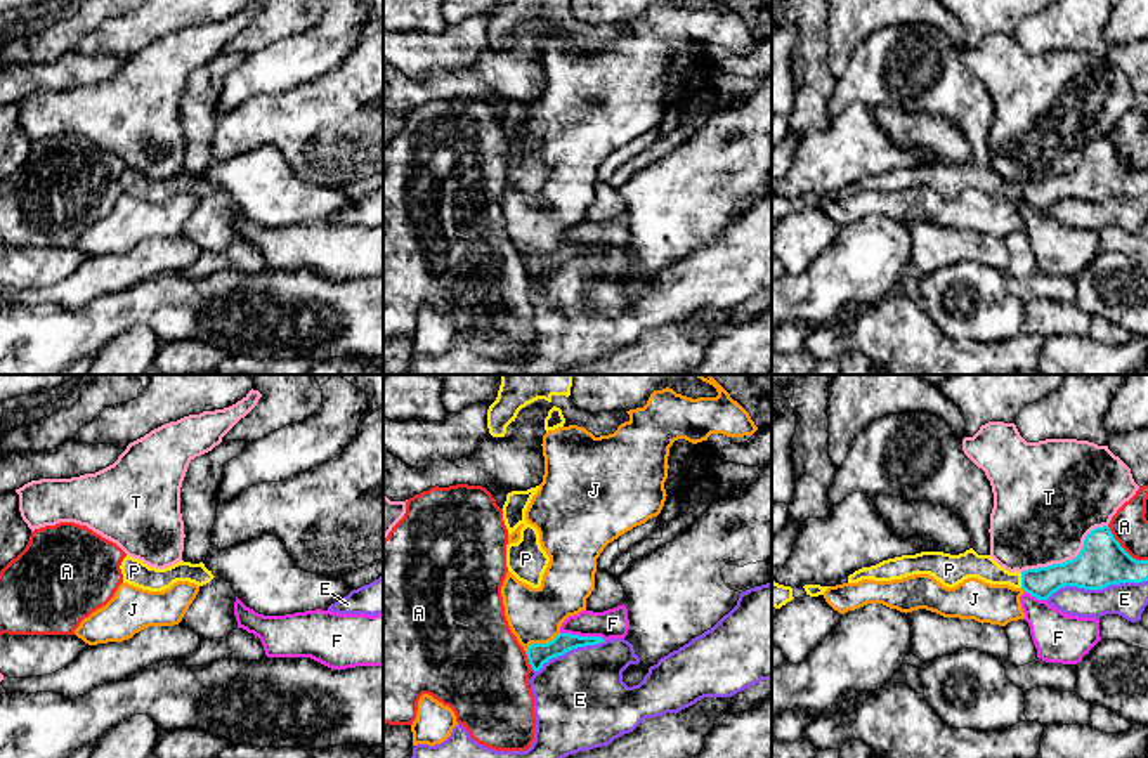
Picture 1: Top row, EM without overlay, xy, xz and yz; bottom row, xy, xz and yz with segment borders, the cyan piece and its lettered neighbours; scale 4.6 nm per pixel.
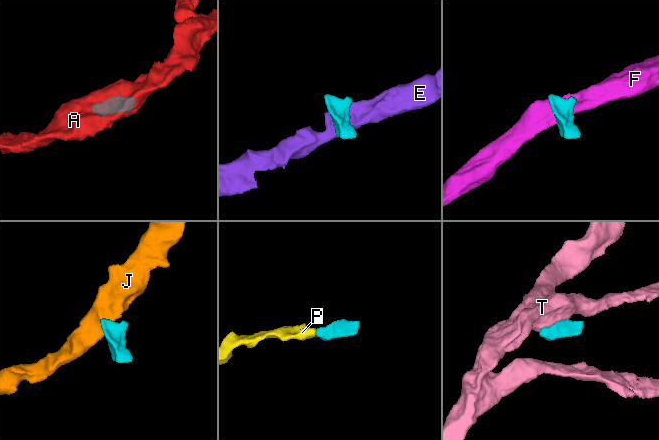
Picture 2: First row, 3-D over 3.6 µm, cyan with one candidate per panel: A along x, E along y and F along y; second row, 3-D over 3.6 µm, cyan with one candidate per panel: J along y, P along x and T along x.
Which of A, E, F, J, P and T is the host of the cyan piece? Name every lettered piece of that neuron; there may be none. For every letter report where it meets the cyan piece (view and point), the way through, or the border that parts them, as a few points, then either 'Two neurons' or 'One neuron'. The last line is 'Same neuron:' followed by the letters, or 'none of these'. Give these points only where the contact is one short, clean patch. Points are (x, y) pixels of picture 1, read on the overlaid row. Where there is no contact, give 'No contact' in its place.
A: Touches cyan at yz (1122, 548). Two neurons
E: Touches cyan at yz (1096, 588). Two neurons
F: Touches cyan at xz (583, 637). Boundary: xz (560, 632), (600, 637), (604, 640). Two neurons
J: Touches cyan at xz (540, 644). Boundary: xz (559, 632), (547, 642), (533, 642), (526, 653). Two neurons
P: Touches cyan at yz (1022, 580). Path across: yz (1041, 583), (1022, 580), (1004, 578), (971, 564). One neuron
T: Touches cyan at yz (1069, 561). Two neurons
Same neuron: P

